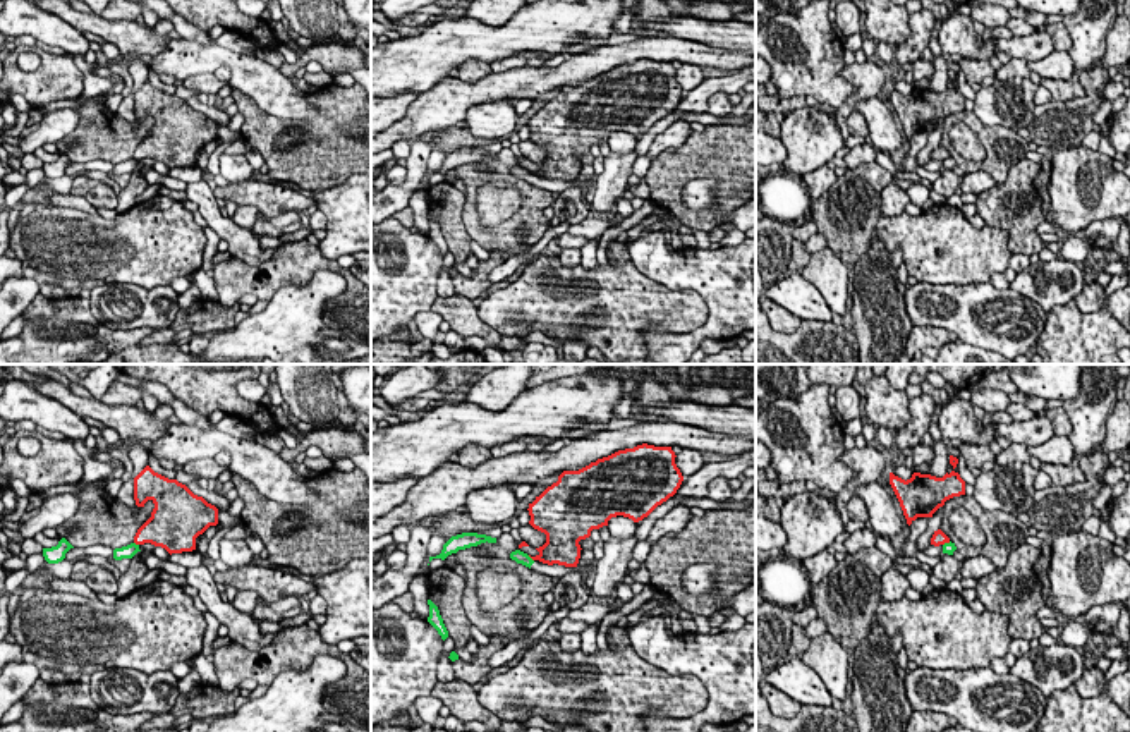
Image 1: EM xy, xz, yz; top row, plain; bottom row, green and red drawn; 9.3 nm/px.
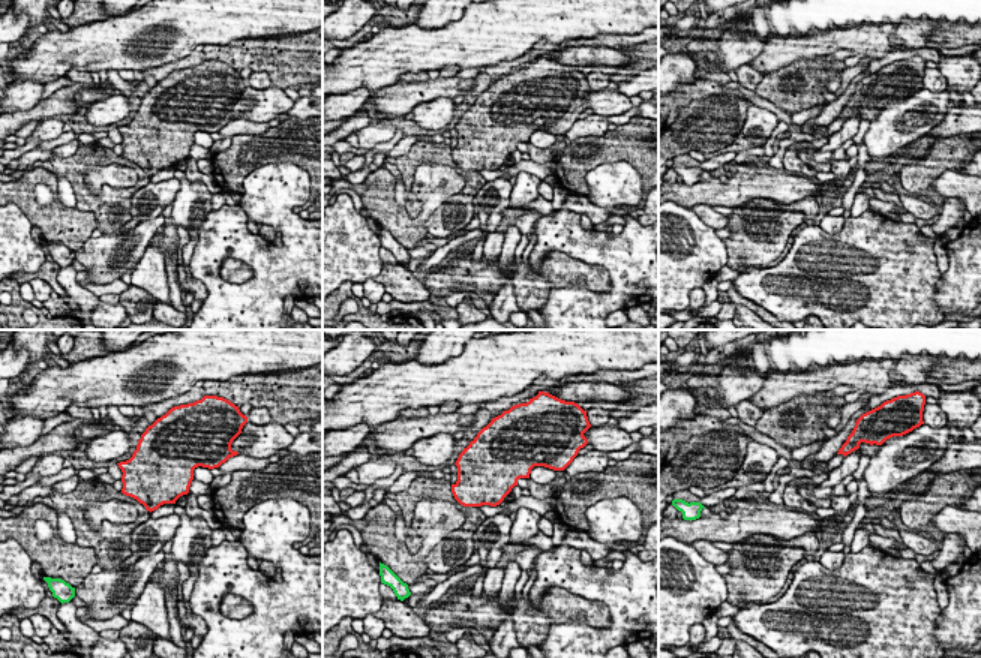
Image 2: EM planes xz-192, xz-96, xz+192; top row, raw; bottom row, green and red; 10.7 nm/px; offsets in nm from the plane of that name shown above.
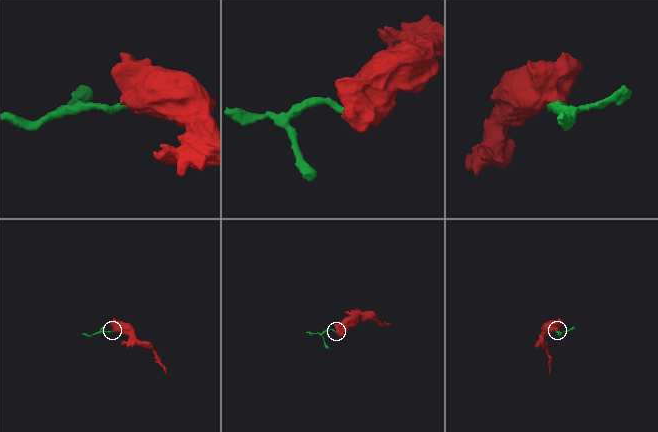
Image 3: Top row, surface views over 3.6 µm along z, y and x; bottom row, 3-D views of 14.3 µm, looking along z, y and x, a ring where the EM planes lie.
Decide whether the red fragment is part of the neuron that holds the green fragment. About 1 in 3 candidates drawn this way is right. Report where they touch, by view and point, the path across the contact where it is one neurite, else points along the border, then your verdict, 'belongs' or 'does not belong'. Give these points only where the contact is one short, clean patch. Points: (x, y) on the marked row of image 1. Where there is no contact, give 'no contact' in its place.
contact xz (531, 559); border xz (528, 555), (533, 561); does not belong

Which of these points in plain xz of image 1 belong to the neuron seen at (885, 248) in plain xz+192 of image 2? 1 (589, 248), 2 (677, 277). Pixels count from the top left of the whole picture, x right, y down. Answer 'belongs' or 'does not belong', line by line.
1: does not belong
2: does not belong

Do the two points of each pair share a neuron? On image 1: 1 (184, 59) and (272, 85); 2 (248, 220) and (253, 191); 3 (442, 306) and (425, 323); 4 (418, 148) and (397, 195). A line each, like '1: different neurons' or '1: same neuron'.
1: same neuron
2: different neurons
3: different neurons
4: same neuron

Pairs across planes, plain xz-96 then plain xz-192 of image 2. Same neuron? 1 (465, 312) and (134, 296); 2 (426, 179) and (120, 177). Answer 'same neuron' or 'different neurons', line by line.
1: same neuron
2: same neuron

